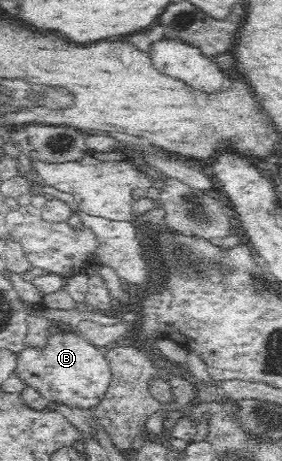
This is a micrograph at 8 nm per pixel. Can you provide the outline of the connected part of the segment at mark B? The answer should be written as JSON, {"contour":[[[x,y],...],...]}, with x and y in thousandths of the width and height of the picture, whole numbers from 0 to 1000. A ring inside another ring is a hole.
{"contour":[[[262,720],[181,725],[152,757],[96,755],[60,768],[60,816],[124,842],[152,861],[316,894],[358,876],[376,855],[397,805],[362,757]]]}

